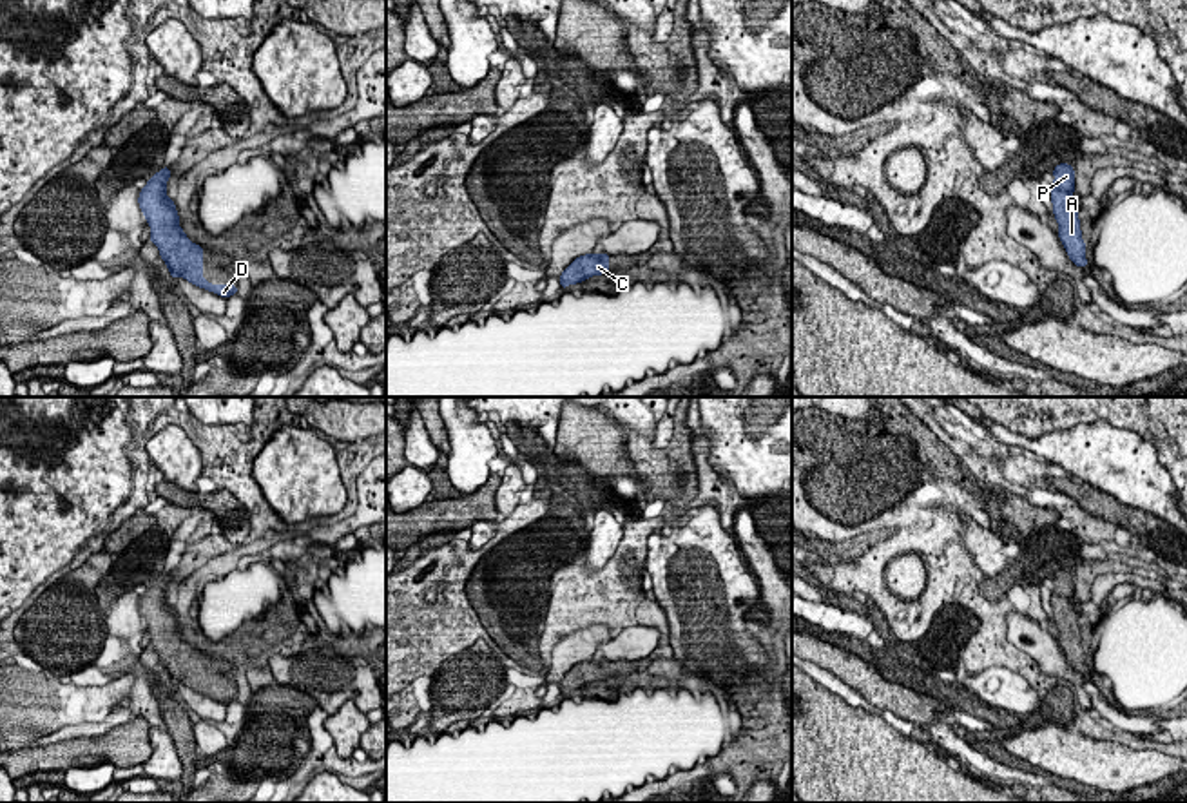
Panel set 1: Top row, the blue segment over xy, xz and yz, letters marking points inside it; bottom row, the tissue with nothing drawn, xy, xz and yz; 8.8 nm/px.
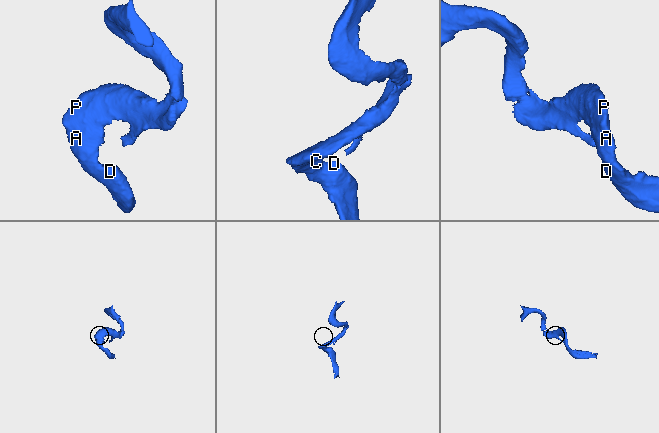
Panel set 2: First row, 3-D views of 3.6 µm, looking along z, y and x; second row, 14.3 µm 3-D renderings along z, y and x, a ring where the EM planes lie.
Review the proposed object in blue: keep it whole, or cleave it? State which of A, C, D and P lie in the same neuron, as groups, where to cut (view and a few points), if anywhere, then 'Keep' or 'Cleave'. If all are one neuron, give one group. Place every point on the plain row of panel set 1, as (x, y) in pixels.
Groups: A C D P. No split. Keep

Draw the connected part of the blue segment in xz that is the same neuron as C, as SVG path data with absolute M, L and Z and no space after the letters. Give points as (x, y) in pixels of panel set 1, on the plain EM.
M605 658L576 663L558 683L562 694L565 696L569 691L582 689L593 682L607 680L609 667L611 663Z

